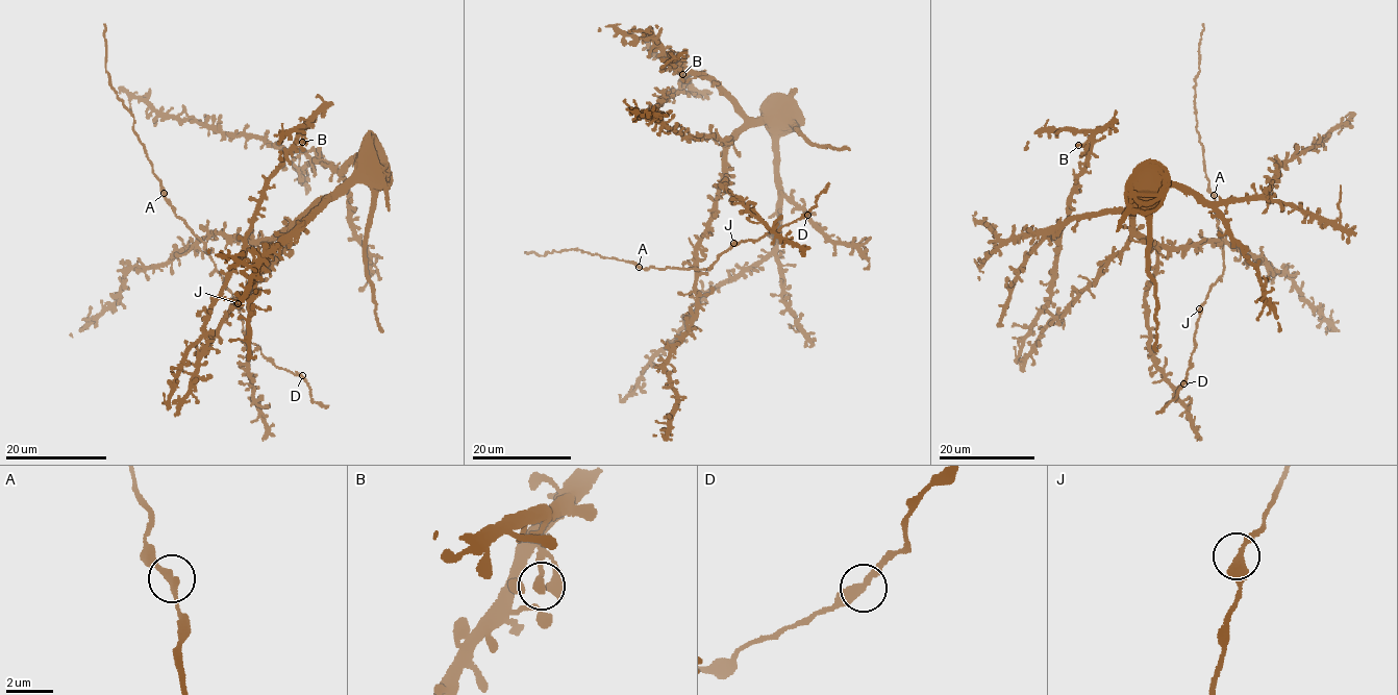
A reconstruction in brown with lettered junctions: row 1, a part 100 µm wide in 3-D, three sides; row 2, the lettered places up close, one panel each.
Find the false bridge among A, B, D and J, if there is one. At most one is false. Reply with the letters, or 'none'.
none

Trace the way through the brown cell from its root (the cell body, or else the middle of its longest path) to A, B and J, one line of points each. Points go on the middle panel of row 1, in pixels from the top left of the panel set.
A: (724, 141), (726, 154), (716, 213), (702, 237), (696, 267), (639, 267)
B: (724, 141), (713, 137), (687, 139), (670, 130), (658, 115), (651, 115), (663, 94), (683, 87), (682, 74)
J: (724, 141), (726, 154), (716, 213), (702, 237), (695, 268), (710, 268), (733, 243)

